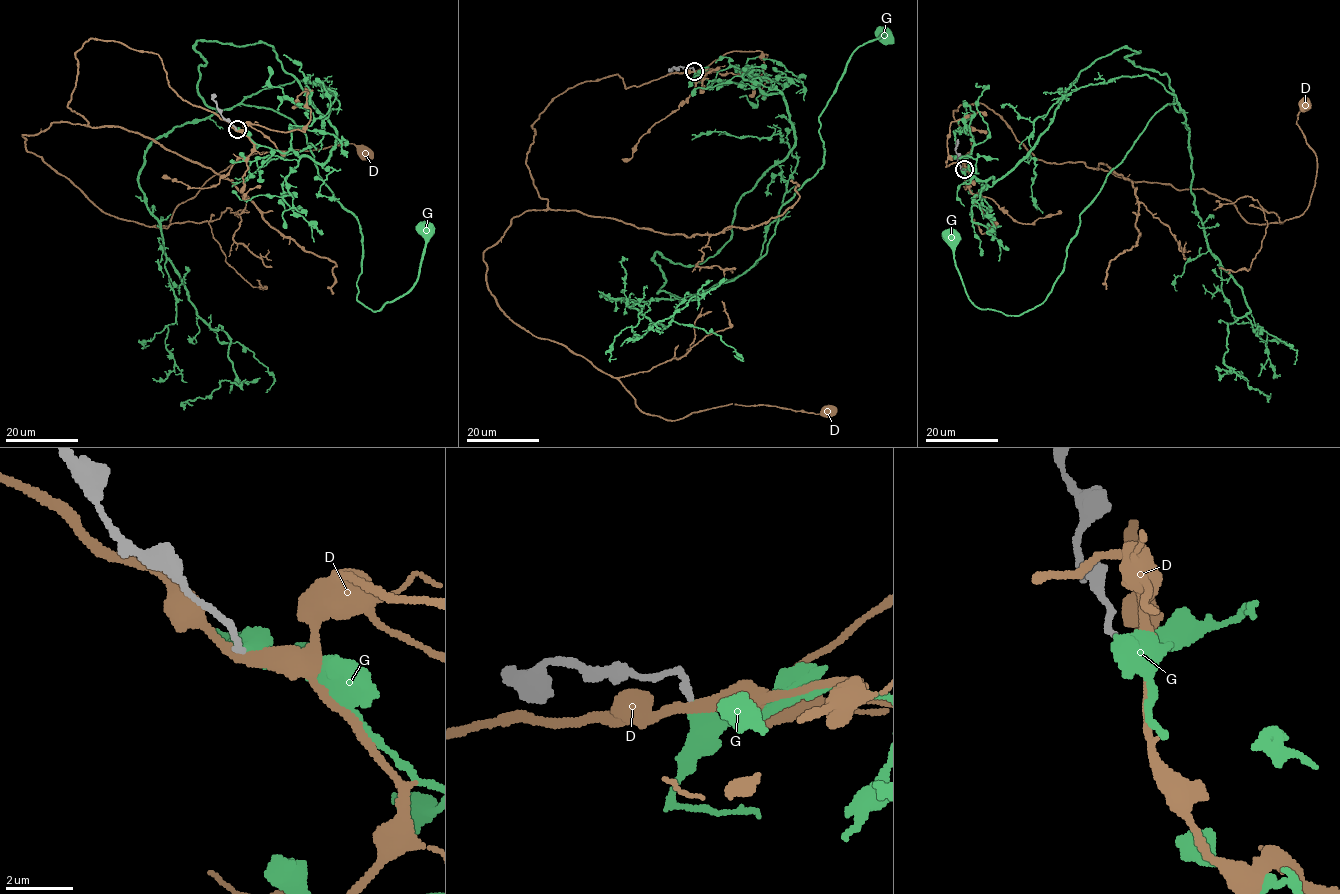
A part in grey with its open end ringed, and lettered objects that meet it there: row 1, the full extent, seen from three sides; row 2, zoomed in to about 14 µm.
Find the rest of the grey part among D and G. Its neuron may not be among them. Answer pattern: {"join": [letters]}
{"join": ["G"]}

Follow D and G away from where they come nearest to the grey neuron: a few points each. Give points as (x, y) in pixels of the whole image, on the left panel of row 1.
D: (236, 130), (157, 54), (94, 38), (69, 101), (88, 125), (23, 137), (151, 226), (245, 156), (364, 153)
G: (236, 130), (335, 146), (271, 46), (198, 40), (199, 97), (284, 115), (358, 220), (356, 299), (423, 227)

